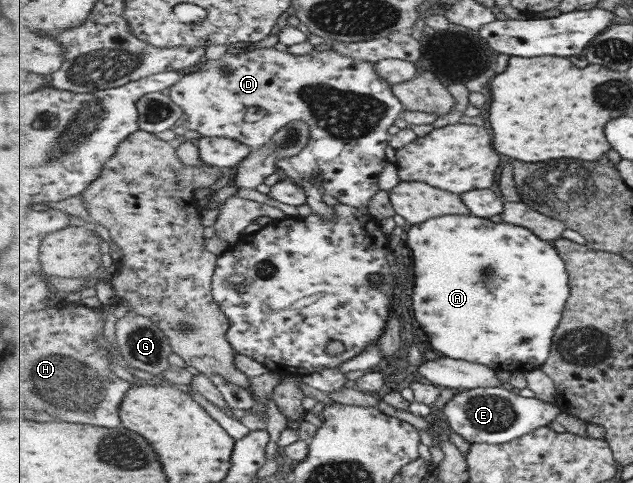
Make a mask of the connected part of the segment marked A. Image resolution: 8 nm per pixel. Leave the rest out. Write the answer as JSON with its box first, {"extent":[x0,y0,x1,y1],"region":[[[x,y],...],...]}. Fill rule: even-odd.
{"extent":[405,216,571,371],"region":[[[441,216],[412,225],[405,243],[414,261],[413,304],[435,350],[449,358],[477,362],[498,371],[537,370],[549,358],[557,326],[571,296],[564,258],[552,240],[541,239],[521,225],[471,216]]]}

